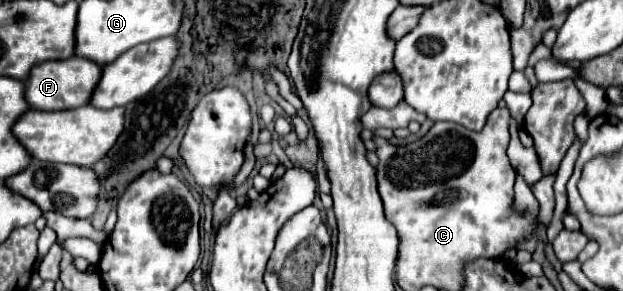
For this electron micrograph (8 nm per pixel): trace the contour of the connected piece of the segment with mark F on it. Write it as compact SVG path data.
M71 56L67 60L47 60L35 64L25 82L25 98L33 110L63 110L79 108L89 102L95 84L99 82L101 66L91 60Z

